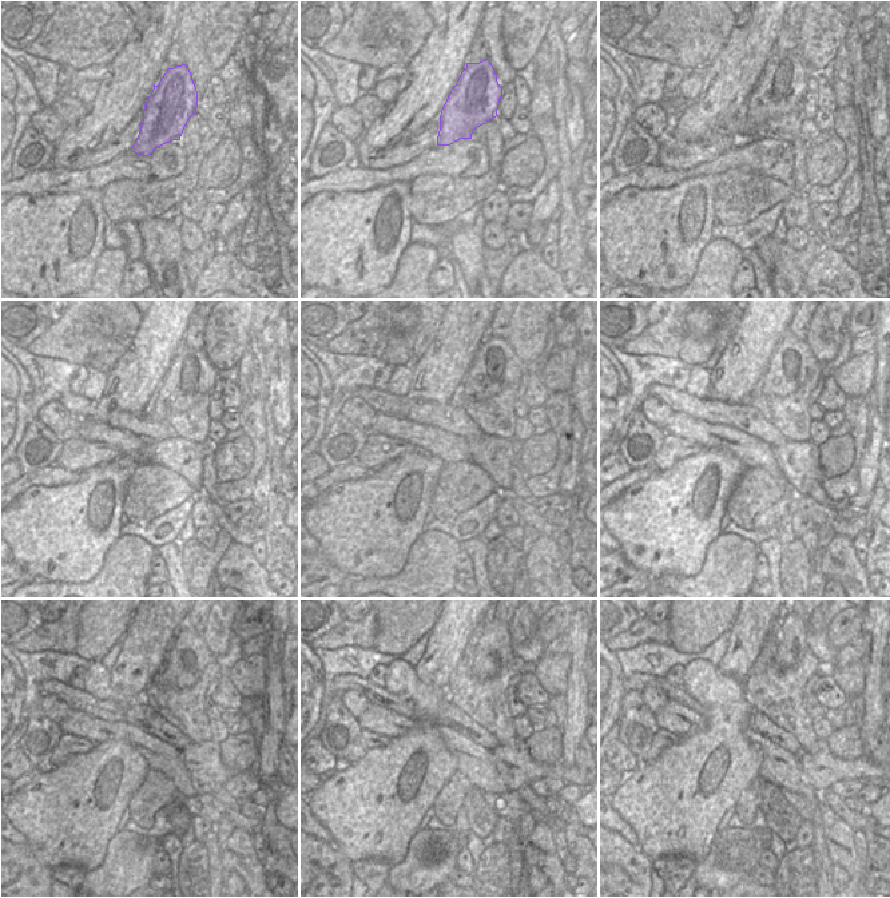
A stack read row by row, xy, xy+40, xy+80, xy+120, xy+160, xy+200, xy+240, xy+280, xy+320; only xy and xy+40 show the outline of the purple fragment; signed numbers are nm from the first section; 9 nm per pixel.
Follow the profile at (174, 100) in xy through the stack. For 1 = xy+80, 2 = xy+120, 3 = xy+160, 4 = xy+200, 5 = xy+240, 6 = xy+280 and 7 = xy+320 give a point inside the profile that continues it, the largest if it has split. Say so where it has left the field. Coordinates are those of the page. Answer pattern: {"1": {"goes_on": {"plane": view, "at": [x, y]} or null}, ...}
{"1": {"goes_on": {"plane": "xy+80", "at": [783, 80]}}, "2": {"goes_on": {"plane": "xy+120", "at": [190, 376]}}, "3": {"goes_on": {"plane": "xy+160", "at": [495, 366]}}, "4": {"goes_on": {"plane": "xy+200", "at": [793, 362]}}, "5": {"goes_on": {"plane": "xy+240", "at": [189, 656]}}, "6": {"goes_on": {"plane": "xy+280", "at": [493, 650]}}, "7": {"goes_on": {"plane": "xy+320", "at": [791, 632]}}}

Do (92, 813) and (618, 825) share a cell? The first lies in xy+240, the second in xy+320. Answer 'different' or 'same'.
different

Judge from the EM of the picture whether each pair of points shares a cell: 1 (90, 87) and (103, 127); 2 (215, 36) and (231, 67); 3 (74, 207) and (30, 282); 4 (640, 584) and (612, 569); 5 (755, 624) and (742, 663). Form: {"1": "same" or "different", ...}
{"1": "different", "2": "different", "3": "same", "4": "same", "5": "same"}

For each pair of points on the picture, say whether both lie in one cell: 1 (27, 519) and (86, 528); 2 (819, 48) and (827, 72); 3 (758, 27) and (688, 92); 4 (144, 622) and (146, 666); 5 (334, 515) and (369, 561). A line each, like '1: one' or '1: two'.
1: one
2: two
3: two
4: one
5: one

